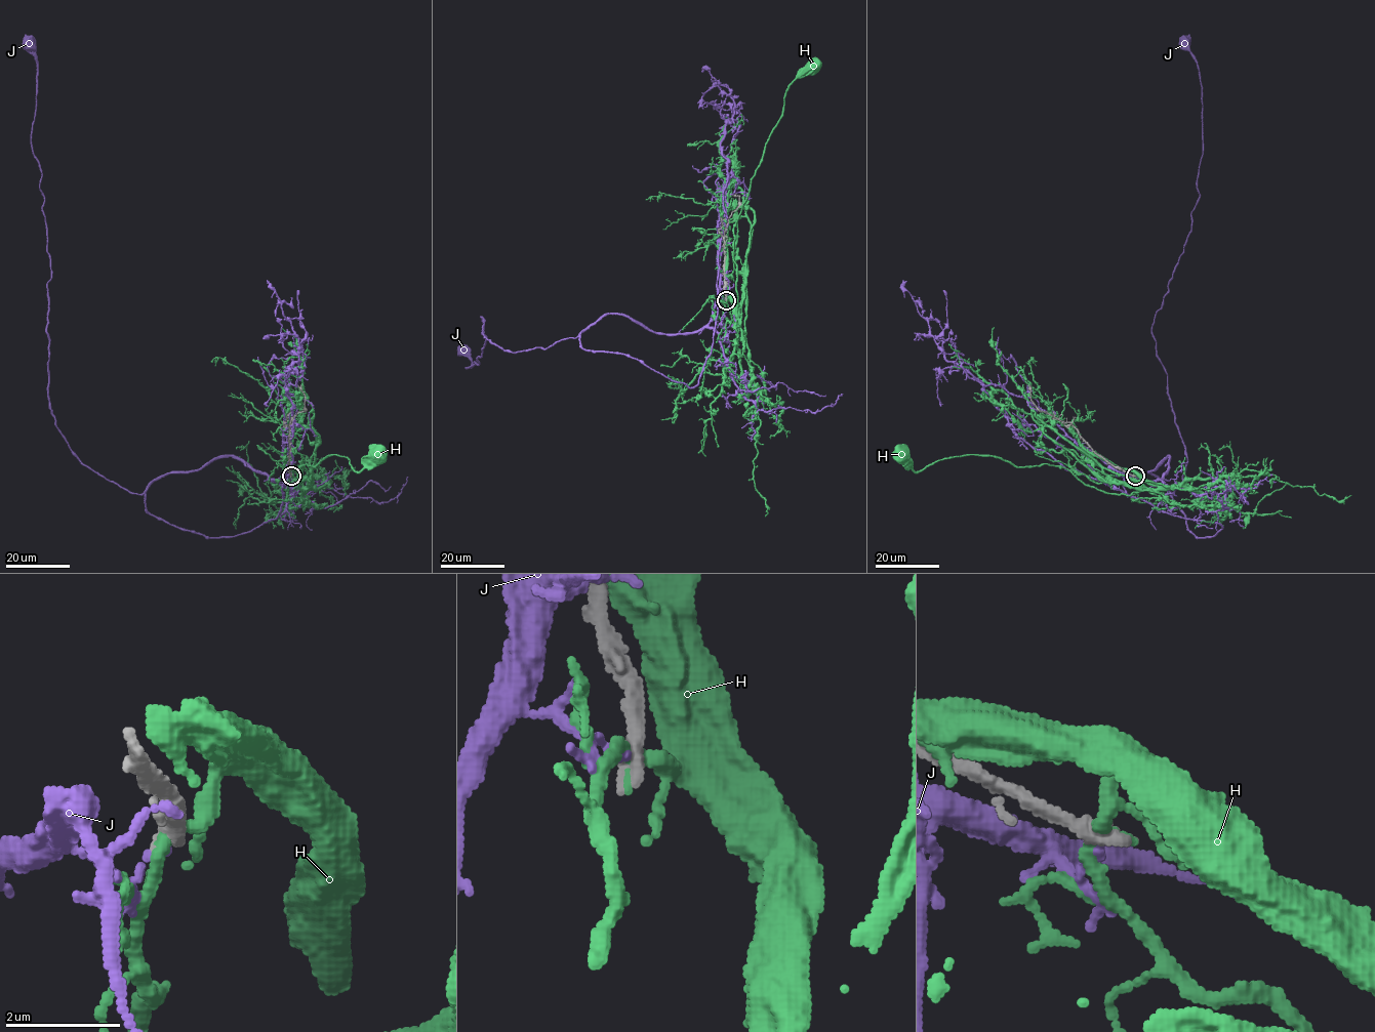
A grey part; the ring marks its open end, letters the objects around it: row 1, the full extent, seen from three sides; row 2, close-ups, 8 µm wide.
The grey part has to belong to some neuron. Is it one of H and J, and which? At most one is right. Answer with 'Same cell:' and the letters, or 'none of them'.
Same cell: none of them

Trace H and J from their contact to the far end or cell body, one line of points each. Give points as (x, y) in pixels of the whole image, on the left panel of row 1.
H: (291, 475), (298, 476), (302, 495), (299, 467), (316, 467), (327, 456), (338, 455), (358, 471), (378, 453)
J: (290, 476), (223, 456), (136, 494), (71, 450), (48, 394), (51, 262), (29, 43)

